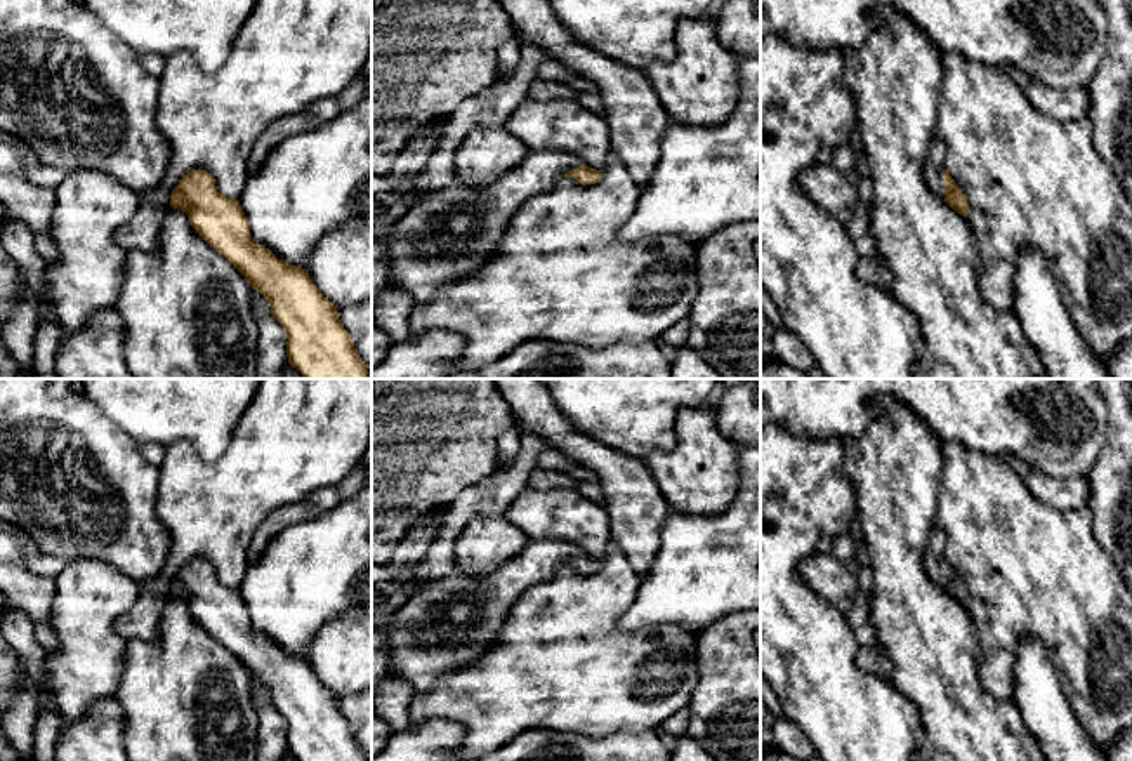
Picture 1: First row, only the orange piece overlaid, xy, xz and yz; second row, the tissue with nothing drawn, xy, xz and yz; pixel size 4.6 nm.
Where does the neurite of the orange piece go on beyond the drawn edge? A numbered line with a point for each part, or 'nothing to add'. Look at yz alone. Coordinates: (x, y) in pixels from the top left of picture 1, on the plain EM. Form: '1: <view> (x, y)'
1: yz (934, 549)

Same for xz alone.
1: xz (447, 624)

